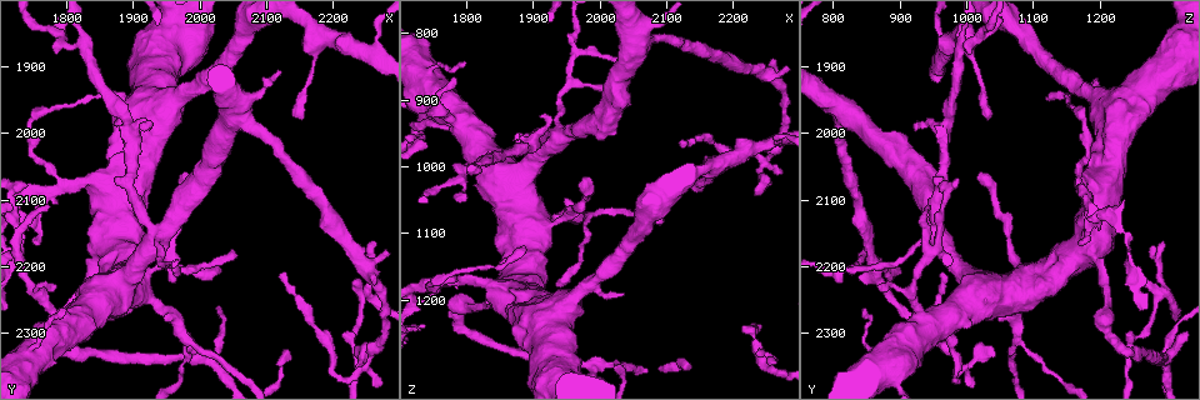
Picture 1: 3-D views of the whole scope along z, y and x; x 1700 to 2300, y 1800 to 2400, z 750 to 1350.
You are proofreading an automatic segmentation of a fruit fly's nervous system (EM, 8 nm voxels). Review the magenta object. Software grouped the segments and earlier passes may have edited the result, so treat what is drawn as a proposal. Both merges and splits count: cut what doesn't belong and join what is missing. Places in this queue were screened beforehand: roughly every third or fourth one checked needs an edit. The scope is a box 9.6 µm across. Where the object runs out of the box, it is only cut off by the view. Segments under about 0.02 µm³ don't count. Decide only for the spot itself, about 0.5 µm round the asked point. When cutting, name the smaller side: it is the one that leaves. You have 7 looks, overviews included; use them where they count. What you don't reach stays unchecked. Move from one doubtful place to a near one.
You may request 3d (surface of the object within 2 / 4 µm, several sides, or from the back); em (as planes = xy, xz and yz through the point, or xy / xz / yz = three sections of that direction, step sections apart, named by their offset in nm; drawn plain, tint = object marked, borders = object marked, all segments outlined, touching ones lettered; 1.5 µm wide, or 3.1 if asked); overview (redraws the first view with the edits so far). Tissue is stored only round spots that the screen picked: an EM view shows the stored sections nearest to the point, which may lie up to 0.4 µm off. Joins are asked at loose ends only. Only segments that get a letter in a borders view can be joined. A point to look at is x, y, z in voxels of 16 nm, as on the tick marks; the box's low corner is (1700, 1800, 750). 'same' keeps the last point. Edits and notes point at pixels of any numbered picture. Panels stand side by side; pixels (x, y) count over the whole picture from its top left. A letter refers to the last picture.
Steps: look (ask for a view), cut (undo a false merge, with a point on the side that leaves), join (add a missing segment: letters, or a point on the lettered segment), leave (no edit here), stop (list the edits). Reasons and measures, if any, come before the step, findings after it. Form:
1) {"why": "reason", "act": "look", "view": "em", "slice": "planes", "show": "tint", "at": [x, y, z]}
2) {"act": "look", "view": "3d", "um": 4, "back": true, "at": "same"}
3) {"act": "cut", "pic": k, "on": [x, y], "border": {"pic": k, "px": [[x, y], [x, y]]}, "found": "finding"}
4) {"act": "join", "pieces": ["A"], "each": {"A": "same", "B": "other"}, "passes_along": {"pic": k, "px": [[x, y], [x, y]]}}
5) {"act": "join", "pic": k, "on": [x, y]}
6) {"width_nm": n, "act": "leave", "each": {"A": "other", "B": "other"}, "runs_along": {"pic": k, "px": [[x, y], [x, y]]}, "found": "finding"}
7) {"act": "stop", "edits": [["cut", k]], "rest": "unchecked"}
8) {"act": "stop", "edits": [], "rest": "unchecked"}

{"why": "three-way junction", "act": "look", "view": "em", "slice": "xz", "step": 4, "show": "tint", "at": [1795, 2080, 1170]}

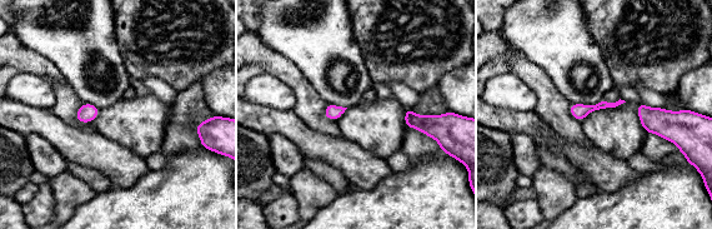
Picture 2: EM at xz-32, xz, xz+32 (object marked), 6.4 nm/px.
{"why": "cut it another way", "act": "look", "view": "em", "slice": "planes", "show": "tint", "at": "same"}

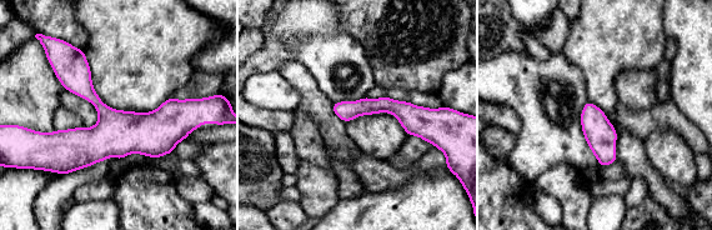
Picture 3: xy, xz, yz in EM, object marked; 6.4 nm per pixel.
{"why": "see the neighbours", "act": "look", "view": "em", "slice": "planes", "show": "borders", "at": "same"}

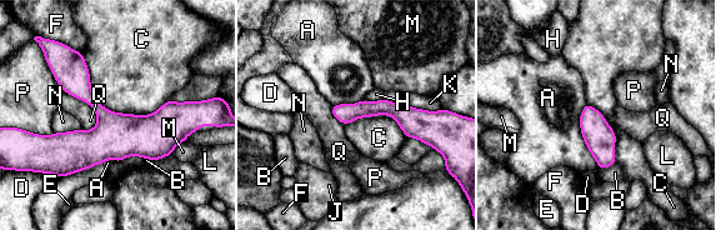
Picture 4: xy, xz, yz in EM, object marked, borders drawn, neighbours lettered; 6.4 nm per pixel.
{"longest_contact_nm": ["C", 650], "act": "leave", "each": {"A": "other", "B": "other", "C": "other", "D": "other", "E": "other", "F": "other", "H": "other", "J": "other", "K": "other", "L": "other", "M": "other", "N": "other", "P": "other", "Q": "other"}, "border": {"pic": 4, "px": [[585, 103], [580, 135], [597, 166]]}, "found": "all the same neuron"}

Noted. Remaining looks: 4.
{"why": "sharp bend", "act": "look", "view": "em", "slice": "planes", "show": "borders", "at": [1750, 1985, 1175]}

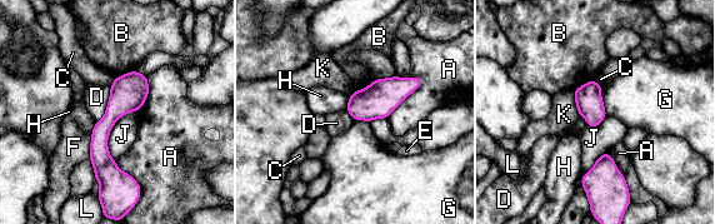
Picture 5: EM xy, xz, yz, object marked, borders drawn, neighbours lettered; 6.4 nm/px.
{"act": "leave", "each": {"A": "other", "B": "other", "C": "other", "D": "other", "E": "other", "F": "other", "G": "other", "H": "other", "J": "other", "K": "other", "L": "other"}, "runs_along": {"pic": 5, "px": [[134, 74], [100, 132], [121, 209]]}, "found": "all the same neuron"}

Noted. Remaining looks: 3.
{"why": "narrows sharply", "act": "look", "view": "em", "slice": "xy", "step": 8, "show": "tint", "at": [2235, 2300, 1260]}

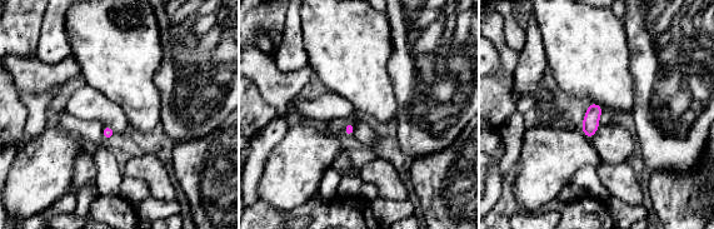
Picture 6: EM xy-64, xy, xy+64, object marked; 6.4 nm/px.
{"act": "look", "view": "em", "slice": "xz", "step": 4, "show": "tint", "at": "same"}

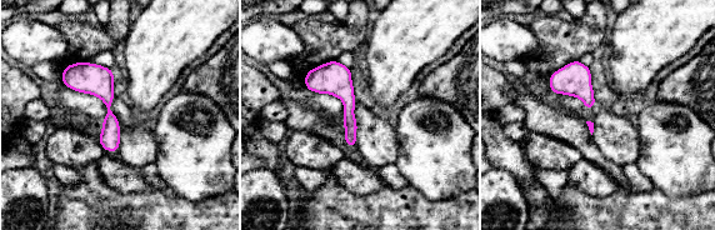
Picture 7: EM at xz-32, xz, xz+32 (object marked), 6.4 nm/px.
{"act": "look", "view": "em", "slice": "xz", "step": 4, "show": "borders", "at": "same"}

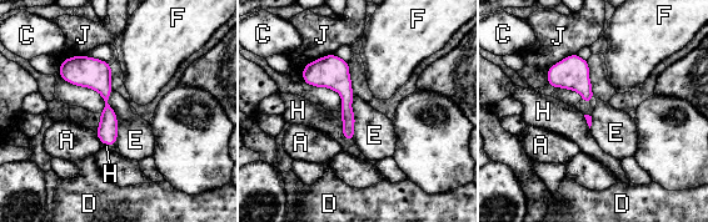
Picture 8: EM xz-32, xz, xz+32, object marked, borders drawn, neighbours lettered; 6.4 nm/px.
{"act": "leave", "each": {"A": "other", "C": "other", "D": "other", "E": "other", "F": "other", "H": "other", "J": "other"}, "found": "one neuron here"}

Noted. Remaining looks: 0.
{"act": "stop", "edits": [], "rest": "unchecked"}

